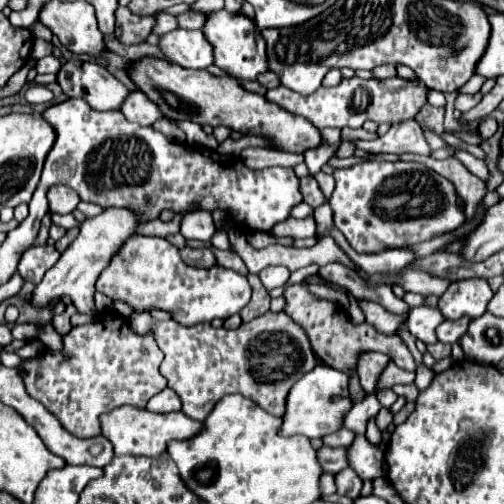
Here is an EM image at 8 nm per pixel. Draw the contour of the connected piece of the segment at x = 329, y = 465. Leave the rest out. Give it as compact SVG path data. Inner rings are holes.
M322 446L318 450L318 460L324 468L324 472L340 472L348 468L348 448L332 448L332 446Z

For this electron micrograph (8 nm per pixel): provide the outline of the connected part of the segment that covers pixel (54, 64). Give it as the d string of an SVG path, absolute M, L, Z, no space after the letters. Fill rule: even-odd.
M46 56L36 62L36 72L38 74L56 74L60 70L60 66L62 66L60 60L56 60L54 56Z

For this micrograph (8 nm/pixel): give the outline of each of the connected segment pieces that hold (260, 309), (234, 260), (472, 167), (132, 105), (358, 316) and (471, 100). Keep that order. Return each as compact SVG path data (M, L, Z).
M250 274L248 282L252 286L252 298L246 304L246 308L240 312L242 322L248 322L248 320L252 320L256 316L262 316L264 312L270 310L270 296L268 296L268 290L260 284L260 278L256 274Z
M212 248L212 252L216 254L218 258L218 264L220 266L226 266L226 268L232 268L236 272L240 272L242 276L248 276L248 270L246 270L246 264L242 262L242 258L238 254L234 254L232 250L216 250Z
M456 152L456 158L474 174L474 176L478 176L480 180L488 180L488 176L490 176L490 172L488 172L488 166L482 162L482 160L478 160L478 158L474 158L472 154L468 154L468 152Z
M134 90L128 100L122 104L120 112L130 120L140 126L152 126L156 120L164 118L160 108L140 90Z
M349 292L349 299L350 299L350 306L348 309L348 314L350 320L354 325L361 324L362 322L365 321L365 316L362 310L360 310L358 303L356 302L357 299L354 298L354 296L352 296L350 292Z
M458 94L458 98L456 98L456 110L468 112L468 110L472 110L480 100L482 100L482 94L472 94L472 96L468 96L468 94Z

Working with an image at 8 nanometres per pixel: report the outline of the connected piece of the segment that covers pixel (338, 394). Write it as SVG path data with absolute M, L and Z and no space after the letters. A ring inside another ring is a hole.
M318 364L312 372L308 372L304 378L300 378L286 400L286 414L284 414L284 424L280 428L282 436L308 436L308 438L322 438L328 434L334 434L342 428L346 414L352 408L350 392L348 392L348 376L326 366Z

